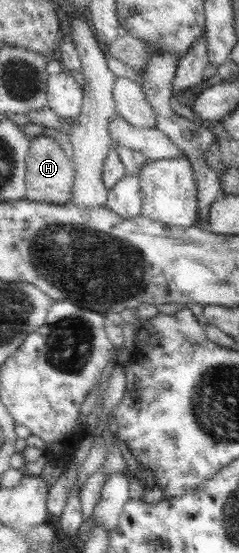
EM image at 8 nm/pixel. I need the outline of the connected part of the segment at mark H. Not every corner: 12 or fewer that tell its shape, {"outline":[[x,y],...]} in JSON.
{"outline":[[41,134],[30,140],[26,200],[67,205],[75,167]]}

